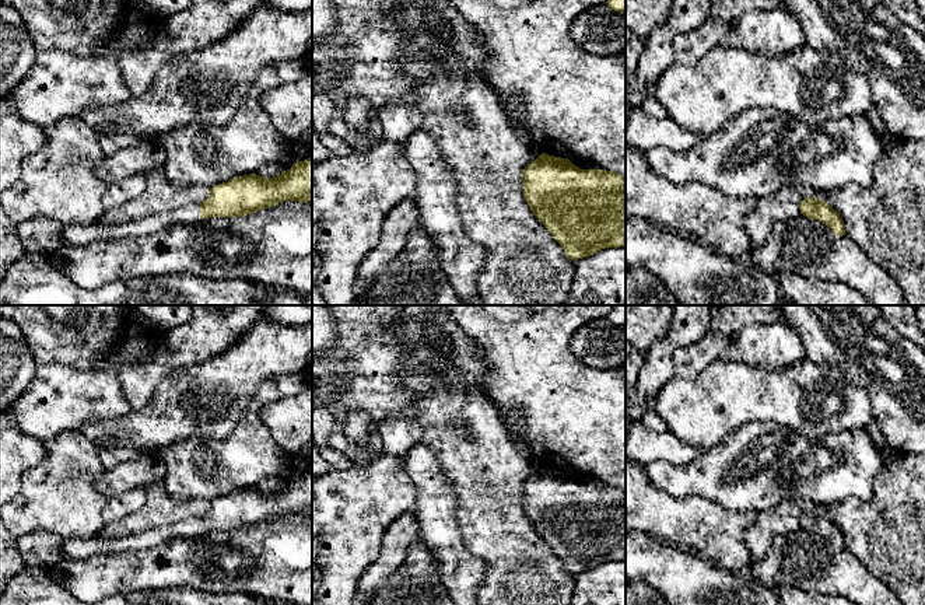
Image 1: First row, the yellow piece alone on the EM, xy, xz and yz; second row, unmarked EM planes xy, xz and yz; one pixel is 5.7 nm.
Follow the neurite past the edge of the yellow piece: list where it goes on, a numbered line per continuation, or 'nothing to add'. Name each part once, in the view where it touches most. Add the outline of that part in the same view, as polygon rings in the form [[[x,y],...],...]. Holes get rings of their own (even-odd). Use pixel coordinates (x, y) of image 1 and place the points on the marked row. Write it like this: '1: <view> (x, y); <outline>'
1: xy (189, 213); [[[189,203],[120,224],[99,224],[94,221],[85,225],[64,225],[62,241],[64,246],[85,245],[94,241],[115,239],[119,237],[143,237],[172,224],[192,224],[203,220],[200,216],[200,203]]]

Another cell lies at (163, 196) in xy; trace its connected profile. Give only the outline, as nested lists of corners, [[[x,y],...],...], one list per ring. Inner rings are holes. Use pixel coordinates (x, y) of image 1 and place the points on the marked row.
[[[155,168],[147,174],[147,176],[148,185],[140,196],[115,210],[105,210],[97,223],[120,224],[133,221],[157,210],[161,211],[181,207],[189,203],[202,203],[210,195],[210,188],[207,186],[190,186],[186,189],[172,188],[167,181],[164,168]]]

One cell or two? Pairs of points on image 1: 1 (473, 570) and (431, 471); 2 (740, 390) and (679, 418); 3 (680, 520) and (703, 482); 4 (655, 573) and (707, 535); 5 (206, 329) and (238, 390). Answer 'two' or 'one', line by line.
1: one
2: one
3: two
4: two
5: two

